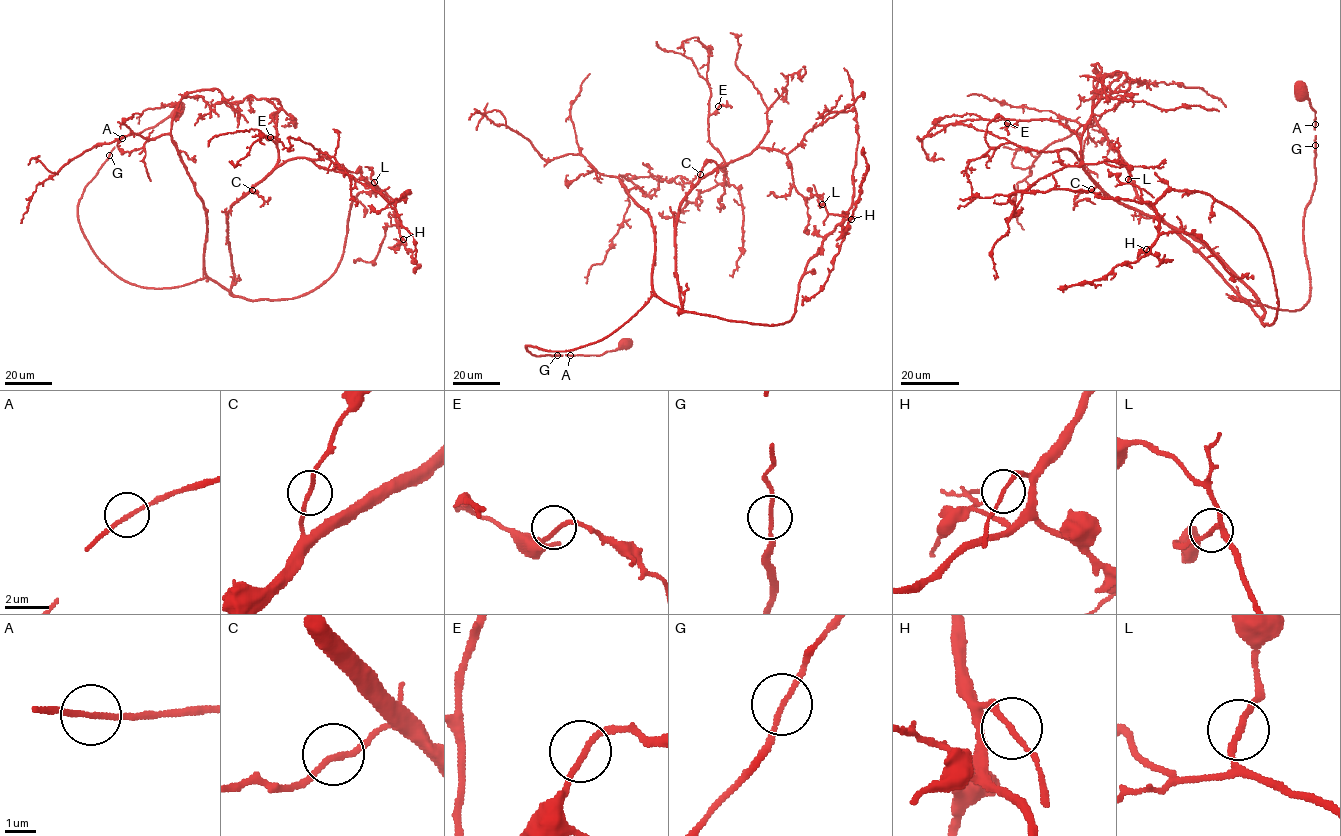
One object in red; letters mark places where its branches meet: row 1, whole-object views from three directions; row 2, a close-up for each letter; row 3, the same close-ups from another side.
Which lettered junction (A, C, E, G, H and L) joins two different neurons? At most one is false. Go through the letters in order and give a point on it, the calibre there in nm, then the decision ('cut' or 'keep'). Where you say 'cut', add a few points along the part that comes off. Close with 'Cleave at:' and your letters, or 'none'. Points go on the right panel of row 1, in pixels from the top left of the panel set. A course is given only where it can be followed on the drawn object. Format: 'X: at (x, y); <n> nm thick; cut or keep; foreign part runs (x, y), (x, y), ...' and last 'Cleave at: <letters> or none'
A: at (1315, 124); 170 nm thick; keep
C: at (1091, 189); 170 nm thick; keep
E: at (1007, 123); 180 nm thick; keep
G: at (1315, 145); 160 nm thick; keep
H: at (1146, 249); 150 nm thick; keep
L: at (1128, 179); 180 nm thick; keep
Cleave at: none

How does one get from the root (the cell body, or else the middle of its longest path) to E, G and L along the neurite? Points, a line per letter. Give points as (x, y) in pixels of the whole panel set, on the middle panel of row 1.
E: (625, 343), (525, 348), (600, 341), (653, 295), (681, 310), (675, 225), (726, 165), (709, 137), (718, 106)
G: (625, 343), (600, 355), (557, 355)
L: (625, 343), (525, 348), (600, 341), (653, 295), (788, 322), (843, 218), (822, 204)

